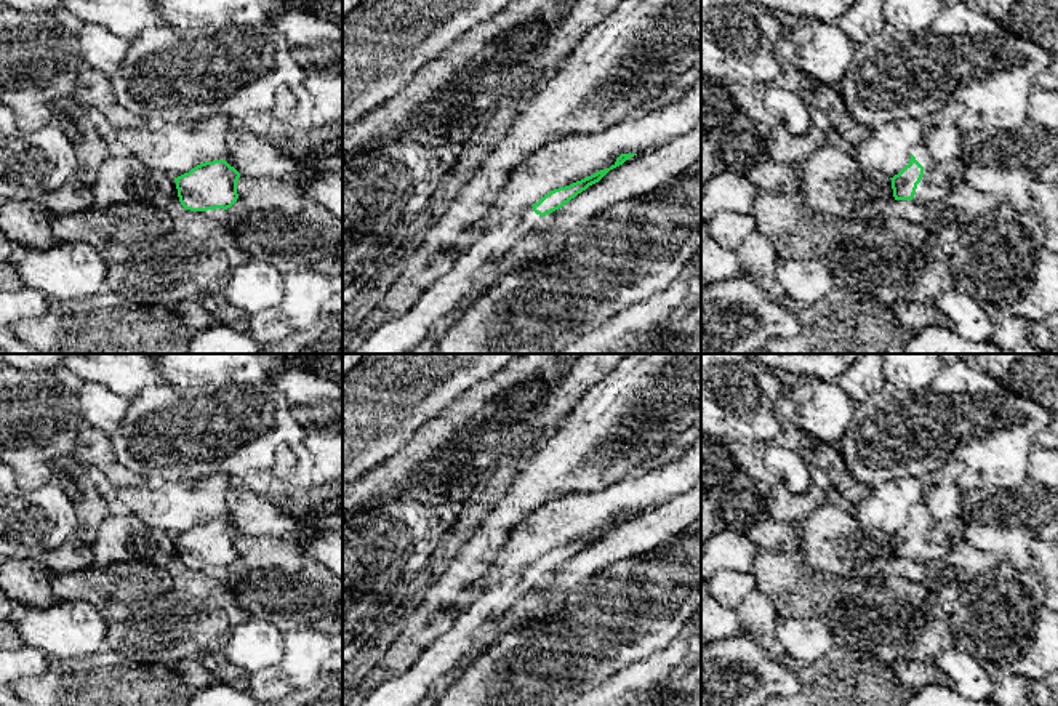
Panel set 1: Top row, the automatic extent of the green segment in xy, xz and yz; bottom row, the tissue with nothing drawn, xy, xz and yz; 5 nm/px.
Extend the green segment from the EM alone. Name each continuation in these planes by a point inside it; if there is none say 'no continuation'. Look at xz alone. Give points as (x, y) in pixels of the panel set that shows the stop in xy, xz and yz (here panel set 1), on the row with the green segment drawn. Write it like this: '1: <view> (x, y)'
1: xz (400, 335)

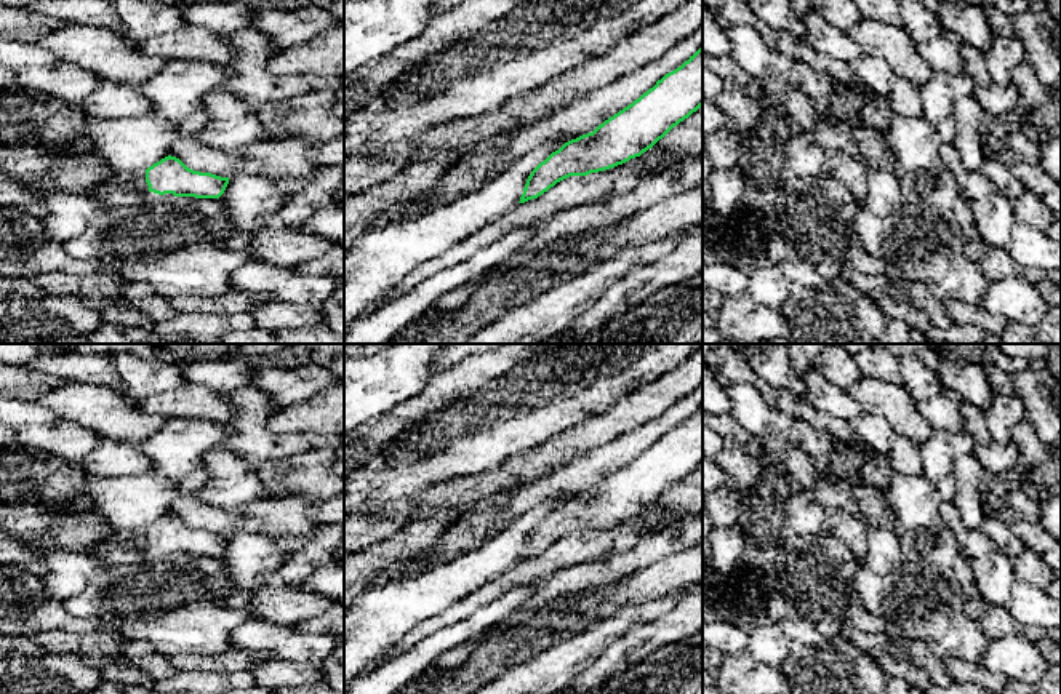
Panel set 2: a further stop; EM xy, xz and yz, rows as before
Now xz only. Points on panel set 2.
no continuation

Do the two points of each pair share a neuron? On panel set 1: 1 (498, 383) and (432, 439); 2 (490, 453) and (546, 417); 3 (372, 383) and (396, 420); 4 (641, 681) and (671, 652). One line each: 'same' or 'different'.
1: same
2: same
3: same
4: same

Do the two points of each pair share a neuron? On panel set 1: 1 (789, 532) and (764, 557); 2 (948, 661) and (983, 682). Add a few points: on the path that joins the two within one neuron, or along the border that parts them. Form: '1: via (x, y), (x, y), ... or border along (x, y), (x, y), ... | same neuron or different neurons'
1: border along (761, 549), (788, 551), (793, 554) | different neurons
2: via (956, 665), (975, 682) | same neuron

